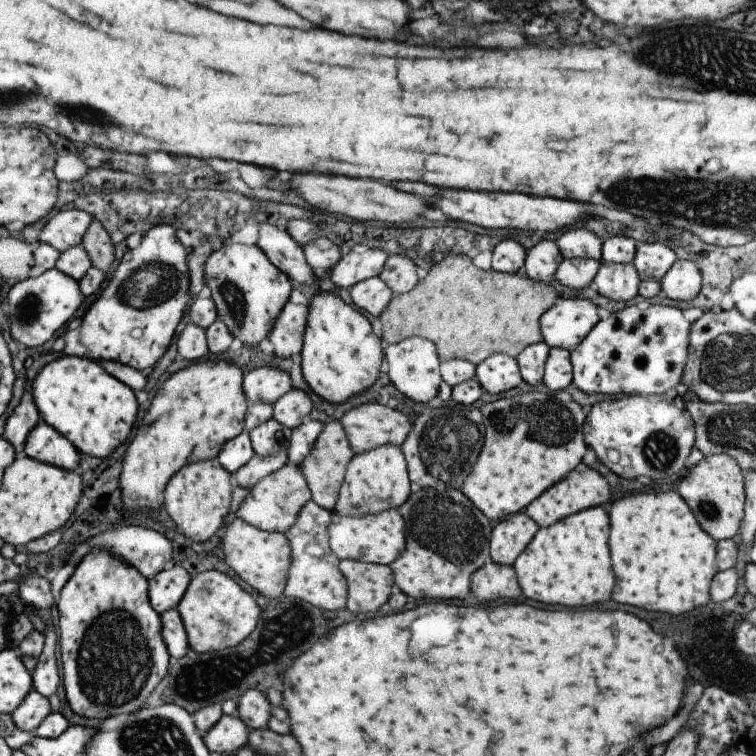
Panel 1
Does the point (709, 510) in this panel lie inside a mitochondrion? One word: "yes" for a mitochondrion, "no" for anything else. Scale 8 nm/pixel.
yes

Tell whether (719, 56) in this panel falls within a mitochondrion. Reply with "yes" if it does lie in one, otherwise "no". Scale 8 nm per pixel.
yes

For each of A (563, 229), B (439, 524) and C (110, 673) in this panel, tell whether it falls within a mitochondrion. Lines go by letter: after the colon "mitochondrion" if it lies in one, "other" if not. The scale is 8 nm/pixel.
A: other
B: mitochondrion
C: mitochondrion

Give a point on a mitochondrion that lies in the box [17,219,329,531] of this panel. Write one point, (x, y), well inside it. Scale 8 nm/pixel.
(155, 282)

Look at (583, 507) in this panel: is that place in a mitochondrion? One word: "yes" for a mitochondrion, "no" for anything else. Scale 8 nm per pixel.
no

